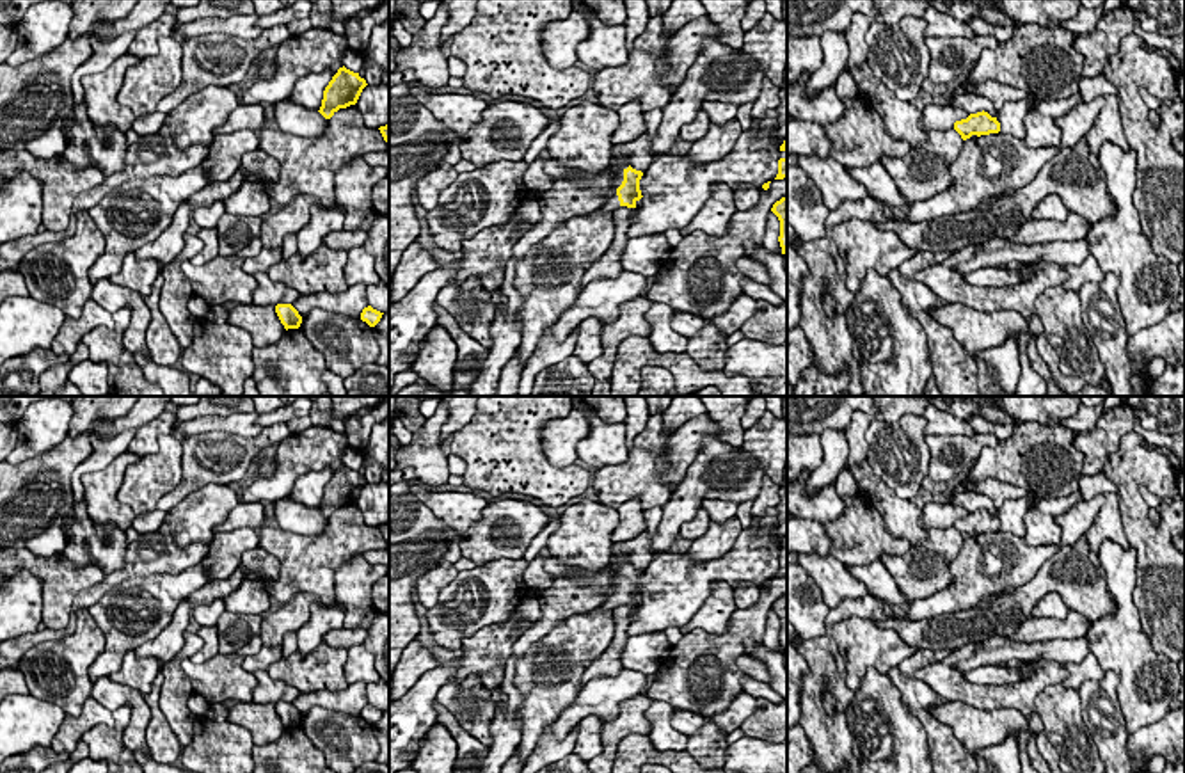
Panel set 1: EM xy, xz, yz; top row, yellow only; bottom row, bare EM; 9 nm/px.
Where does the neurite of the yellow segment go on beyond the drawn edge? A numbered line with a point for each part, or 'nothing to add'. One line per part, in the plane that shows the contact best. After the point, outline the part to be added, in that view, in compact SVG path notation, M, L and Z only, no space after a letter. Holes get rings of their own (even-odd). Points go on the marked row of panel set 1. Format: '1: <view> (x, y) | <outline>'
1: xz (601, 182) | M551 158L549 162L545 162L544 165L544 172L553 179L576 179L579 188L592 188L597 194L606 194L611 187L620 187L624 181L624 171L629 165L622 165L622 167L613 167L609 163L608 169L600 171L600 172L586 172L576 167L567 167L561 162Z

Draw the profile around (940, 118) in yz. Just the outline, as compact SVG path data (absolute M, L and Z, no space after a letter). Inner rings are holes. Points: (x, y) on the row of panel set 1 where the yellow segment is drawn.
M927 105L922 110L924 116L924 130L931 131L947 131L954 130L954 123L966 119L970 114L954 105Z

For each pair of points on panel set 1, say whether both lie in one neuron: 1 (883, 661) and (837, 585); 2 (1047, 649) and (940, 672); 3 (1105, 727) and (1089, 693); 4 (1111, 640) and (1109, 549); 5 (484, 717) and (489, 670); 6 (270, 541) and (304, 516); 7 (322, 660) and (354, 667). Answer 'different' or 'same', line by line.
1: different
2: different
3: same
4: same
5: different
6: different
7: different

